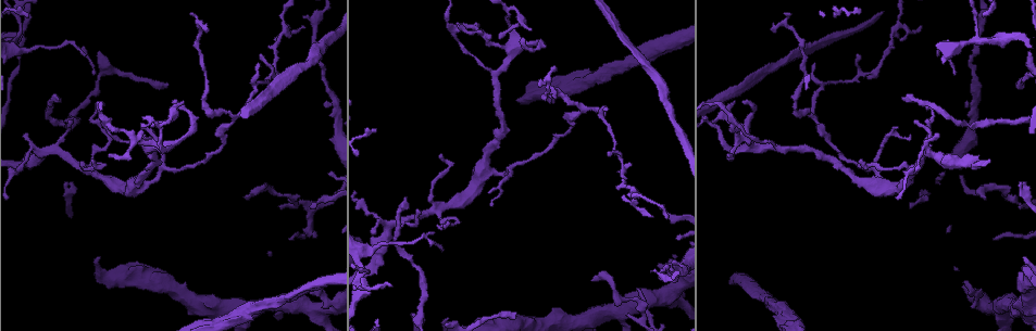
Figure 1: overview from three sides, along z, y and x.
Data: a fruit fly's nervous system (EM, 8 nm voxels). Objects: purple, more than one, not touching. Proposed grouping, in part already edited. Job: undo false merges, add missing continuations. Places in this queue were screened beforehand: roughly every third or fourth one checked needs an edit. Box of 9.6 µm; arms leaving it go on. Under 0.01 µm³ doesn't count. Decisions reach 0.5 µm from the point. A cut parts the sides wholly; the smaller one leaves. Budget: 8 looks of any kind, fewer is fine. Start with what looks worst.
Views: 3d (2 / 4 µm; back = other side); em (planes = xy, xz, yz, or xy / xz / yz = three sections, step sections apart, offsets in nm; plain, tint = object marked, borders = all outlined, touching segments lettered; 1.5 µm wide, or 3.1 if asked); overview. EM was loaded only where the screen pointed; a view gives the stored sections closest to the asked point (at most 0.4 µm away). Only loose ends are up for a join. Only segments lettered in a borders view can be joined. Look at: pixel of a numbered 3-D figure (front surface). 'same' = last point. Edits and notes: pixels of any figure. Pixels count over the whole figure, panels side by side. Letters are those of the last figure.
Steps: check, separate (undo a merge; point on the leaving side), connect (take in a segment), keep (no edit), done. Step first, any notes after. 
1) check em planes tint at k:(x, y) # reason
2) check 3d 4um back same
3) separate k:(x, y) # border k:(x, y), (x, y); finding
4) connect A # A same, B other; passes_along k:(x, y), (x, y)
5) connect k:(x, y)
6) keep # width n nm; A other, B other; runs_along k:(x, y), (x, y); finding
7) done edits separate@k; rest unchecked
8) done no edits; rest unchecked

check 3d 4um at 1:(511, 50) # sharp bend

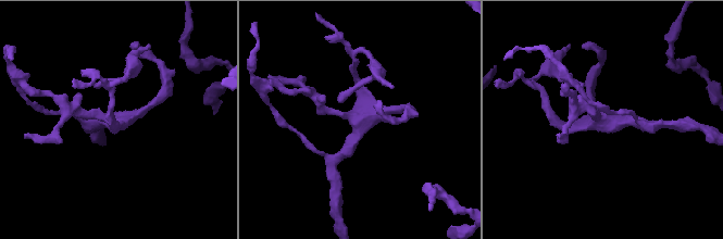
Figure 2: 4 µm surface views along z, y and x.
check em xy step 4 borders at 2:(606, 120)

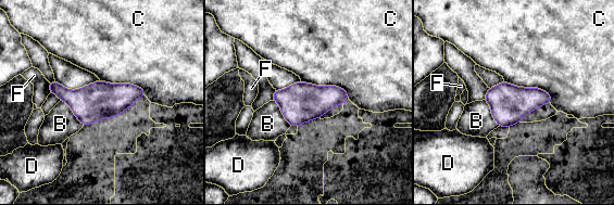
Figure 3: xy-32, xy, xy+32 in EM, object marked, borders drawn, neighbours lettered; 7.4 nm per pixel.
check em planes borders same

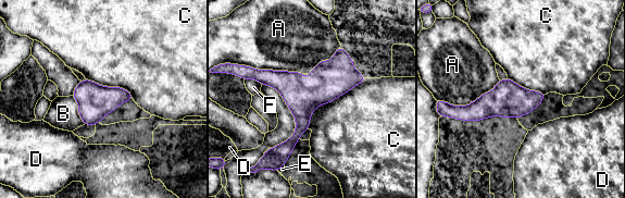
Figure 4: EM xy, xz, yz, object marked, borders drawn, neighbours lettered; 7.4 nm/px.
keep # width 260 nm; A other, B other, C other, D other, E other, F other; border 4:(366, 78), (320, 104), (307, 128); continuous, no second neuron

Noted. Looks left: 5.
check 3d 4um at 1:(206, 105) # sharp bend

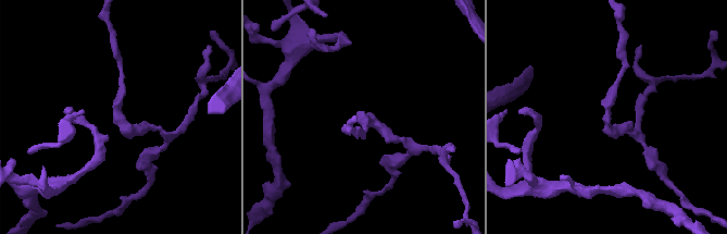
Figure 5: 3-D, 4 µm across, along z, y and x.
check em xy step 4 tint at 5:(606, 120)

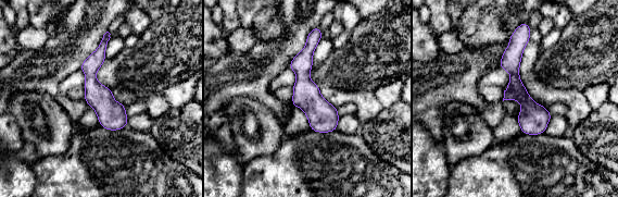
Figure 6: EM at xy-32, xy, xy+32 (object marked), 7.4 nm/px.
check em planes borders same

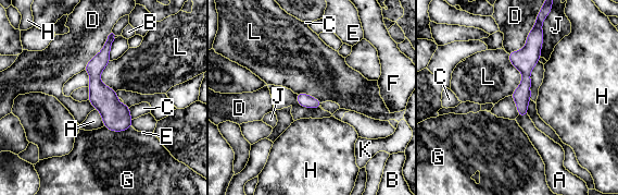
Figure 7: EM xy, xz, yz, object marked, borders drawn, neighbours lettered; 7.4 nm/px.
keep # A other, B other, C other, D other, E other, F other, G other, H other, J other, K other, L other; border 7:(111, 32), (103, 47), (84, 69); all the same neuron

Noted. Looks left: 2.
check em planes borders at 1:(814, 63) # an open end

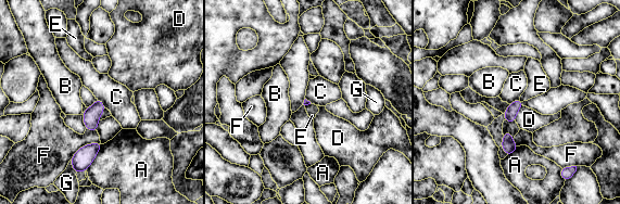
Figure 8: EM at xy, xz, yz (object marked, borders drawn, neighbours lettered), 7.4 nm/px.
keep # longest_contact F 280 nm; A other, B other, C other, D other, E other, F other, G other; border 8:(97, 98), (105, 107); no lettered segment goes on from it

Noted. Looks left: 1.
done no edits; rest unchecked

